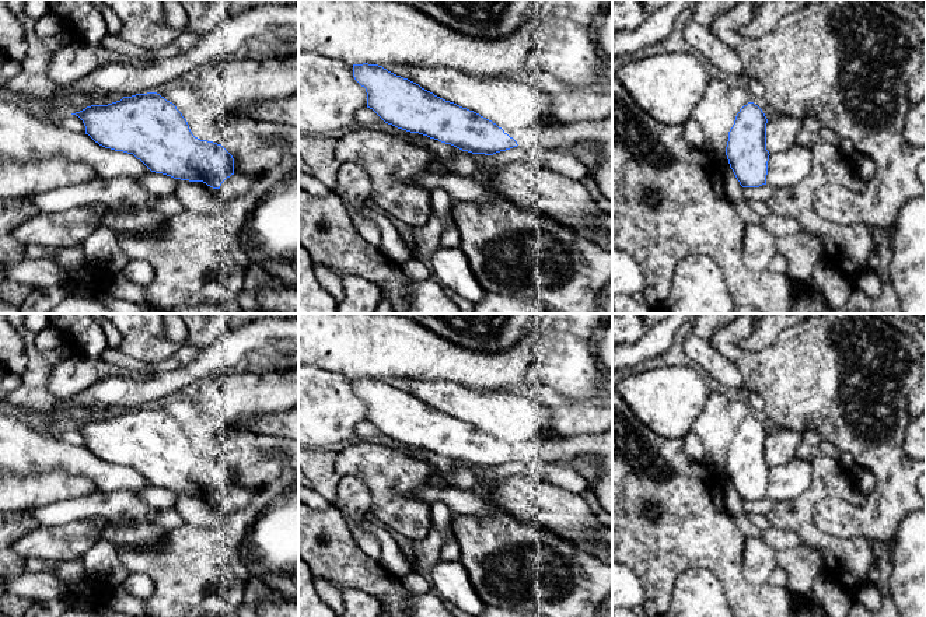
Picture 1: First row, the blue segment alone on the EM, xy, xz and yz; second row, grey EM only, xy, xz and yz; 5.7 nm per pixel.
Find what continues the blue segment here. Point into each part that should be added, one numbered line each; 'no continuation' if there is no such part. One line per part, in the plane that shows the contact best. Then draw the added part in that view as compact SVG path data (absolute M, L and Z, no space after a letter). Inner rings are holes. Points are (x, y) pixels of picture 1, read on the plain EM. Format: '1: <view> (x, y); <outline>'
no continuation

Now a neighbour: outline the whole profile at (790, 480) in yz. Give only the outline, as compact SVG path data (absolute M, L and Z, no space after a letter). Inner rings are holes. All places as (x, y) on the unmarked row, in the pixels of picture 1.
M793 458L782 466L769 469L766 497L785 502L803 495L811 484L813 470L808 460Z

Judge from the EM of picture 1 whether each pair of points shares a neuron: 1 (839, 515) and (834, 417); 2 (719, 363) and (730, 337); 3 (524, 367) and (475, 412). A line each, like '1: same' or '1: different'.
1: same
2: different
3: different

